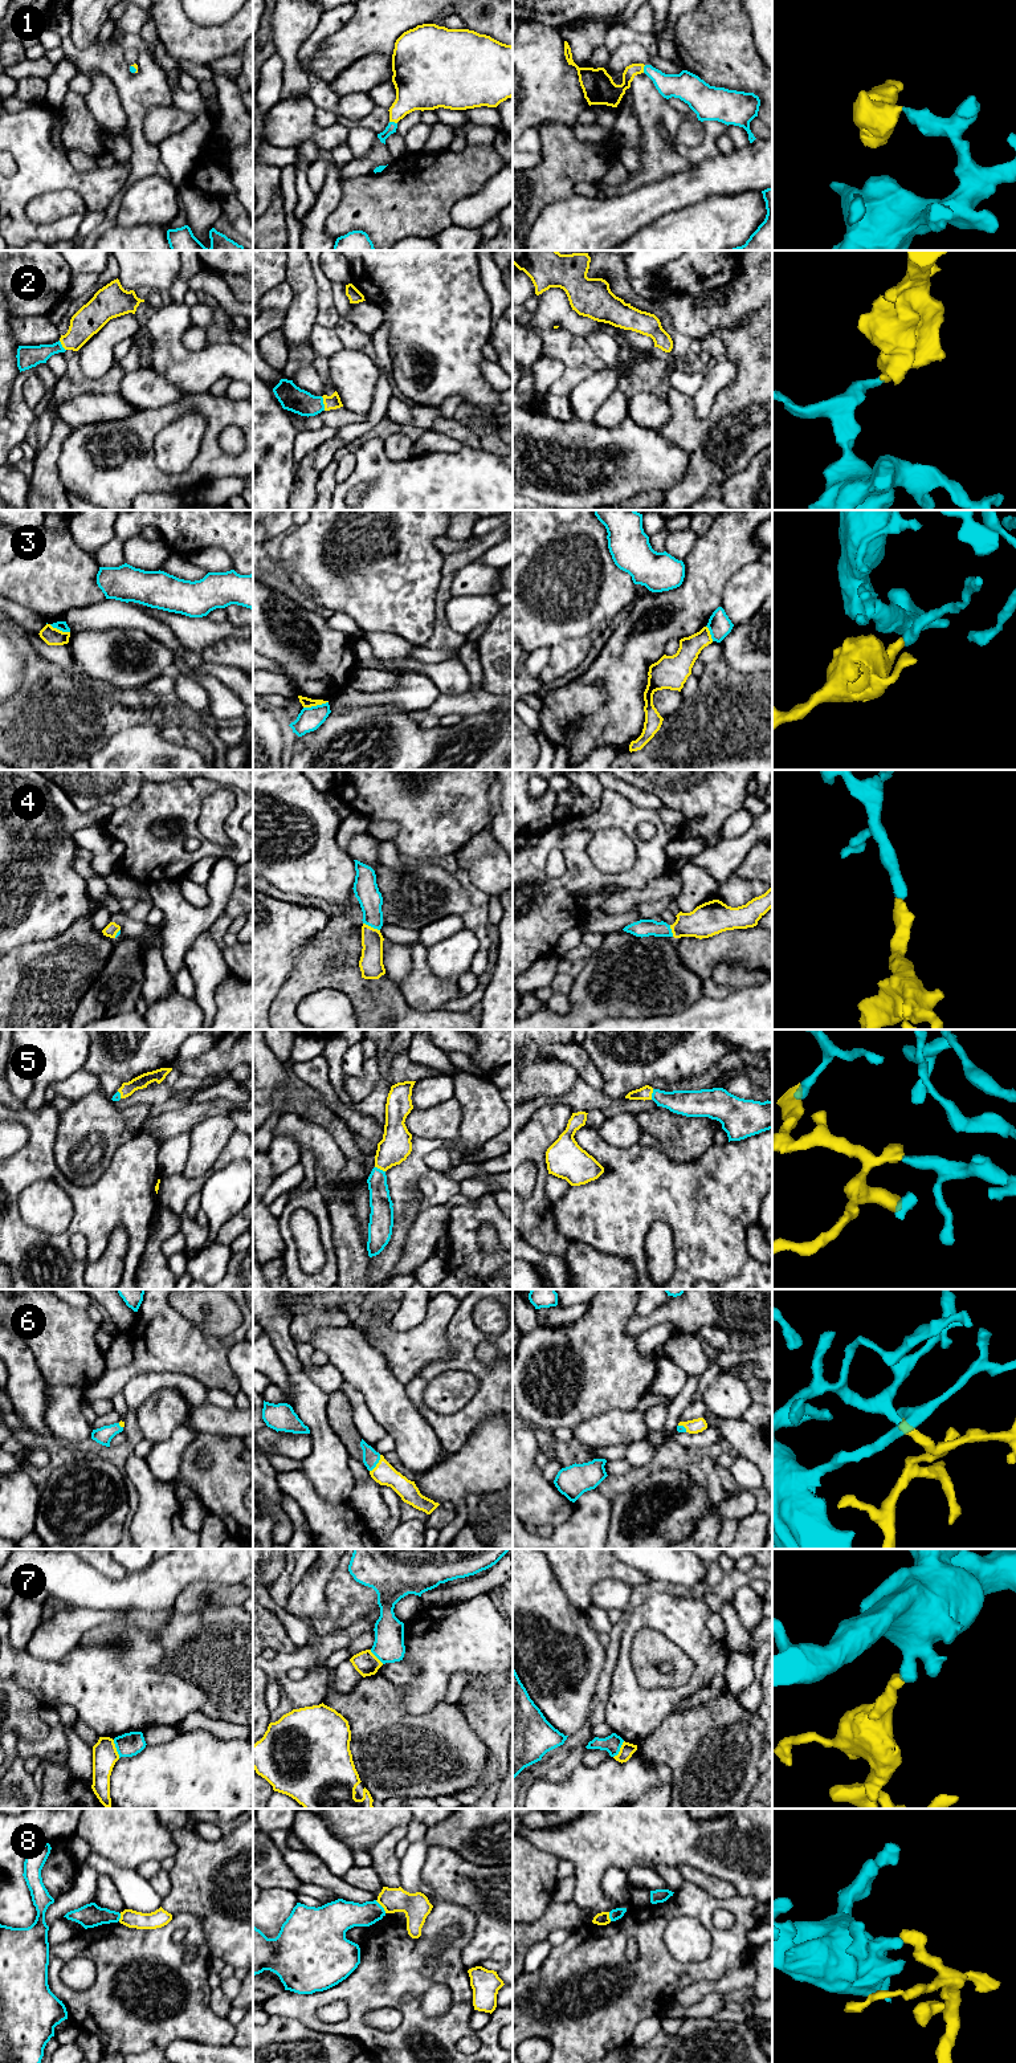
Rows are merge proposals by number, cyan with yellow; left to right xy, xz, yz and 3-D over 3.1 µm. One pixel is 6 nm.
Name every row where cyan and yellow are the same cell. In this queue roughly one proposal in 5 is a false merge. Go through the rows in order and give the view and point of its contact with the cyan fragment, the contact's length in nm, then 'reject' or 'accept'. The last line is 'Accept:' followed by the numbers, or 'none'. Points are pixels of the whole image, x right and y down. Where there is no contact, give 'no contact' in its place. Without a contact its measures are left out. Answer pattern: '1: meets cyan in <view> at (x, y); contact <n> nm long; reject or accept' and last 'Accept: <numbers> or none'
1: meets cyan in xz at (394, 122); contact 50 nm long; accept
2: meets cyan in xz at (322, 403); contact 90 nm long; accept
3: meets cyan in xz at (317, 705); contact 160 nm long; reject
4: meets cyan in xz at (371, 926); contact 120 nm long; accept
5: meets cyan in xz at (379, 1169); contact 70 nm long; accept
6: meets cyan in xz at (376, 1463); contact 120 nm long; accept
7: meets cyan in xy at (117, 1749); contact 120 nm long; reject
8: meets cyan in xz at (382, 1907); contact 100 nm long; reject
Accept: 1, 2, 4, 5, 6

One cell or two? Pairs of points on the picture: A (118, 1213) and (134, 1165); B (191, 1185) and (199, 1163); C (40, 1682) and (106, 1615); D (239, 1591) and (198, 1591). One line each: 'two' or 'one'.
A: one
B: two
C: two
D: one

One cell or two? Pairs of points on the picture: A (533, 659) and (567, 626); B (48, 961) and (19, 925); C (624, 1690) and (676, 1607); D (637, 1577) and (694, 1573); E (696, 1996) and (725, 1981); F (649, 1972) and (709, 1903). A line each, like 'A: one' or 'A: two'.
A: two
B: two
C: one
D: two
E: one
F: one

